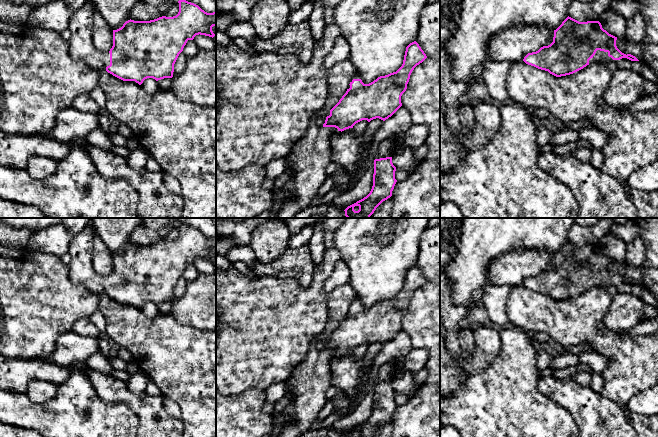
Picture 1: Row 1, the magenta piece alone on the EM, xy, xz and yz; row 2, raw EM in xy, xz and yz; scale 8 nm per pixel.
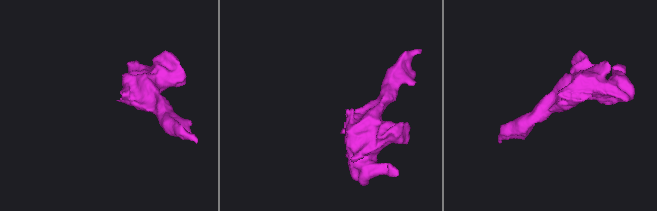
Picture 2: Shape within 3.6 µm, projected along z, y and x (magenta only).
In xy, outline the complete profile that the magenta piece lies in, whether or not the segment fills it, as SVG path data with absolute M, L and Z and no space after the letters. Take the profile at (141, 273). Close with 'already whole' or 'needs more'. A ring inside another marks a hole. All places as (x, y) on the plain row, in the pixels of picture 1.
M90 223L70 242L69 278L72 283L83 285L95 294L106 294L123 305L135 305L139 309L147 302L156 305L172 302L174 288L188 264L193 264L199 258L212 262L216 259L212 255L212 251L216 250L216 235L207 237L186 224L179 223L178 227L179 236L176 240L162 240L150 245L126 245L121 252L113 254L112 272L108 276L101 276L95 271L91 261L96 231Z | needs more

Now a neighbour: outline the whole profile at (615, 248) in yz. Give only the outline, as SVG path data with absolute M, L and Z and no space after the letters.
M606 234L600 241L599 246L602 252L609 258L623 263L626 260L627 243L623 240L611 235Z

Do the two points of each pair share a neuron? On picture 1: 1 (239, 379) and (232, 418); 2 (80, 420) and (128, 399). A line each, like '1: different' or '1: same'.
1: different
2: different

